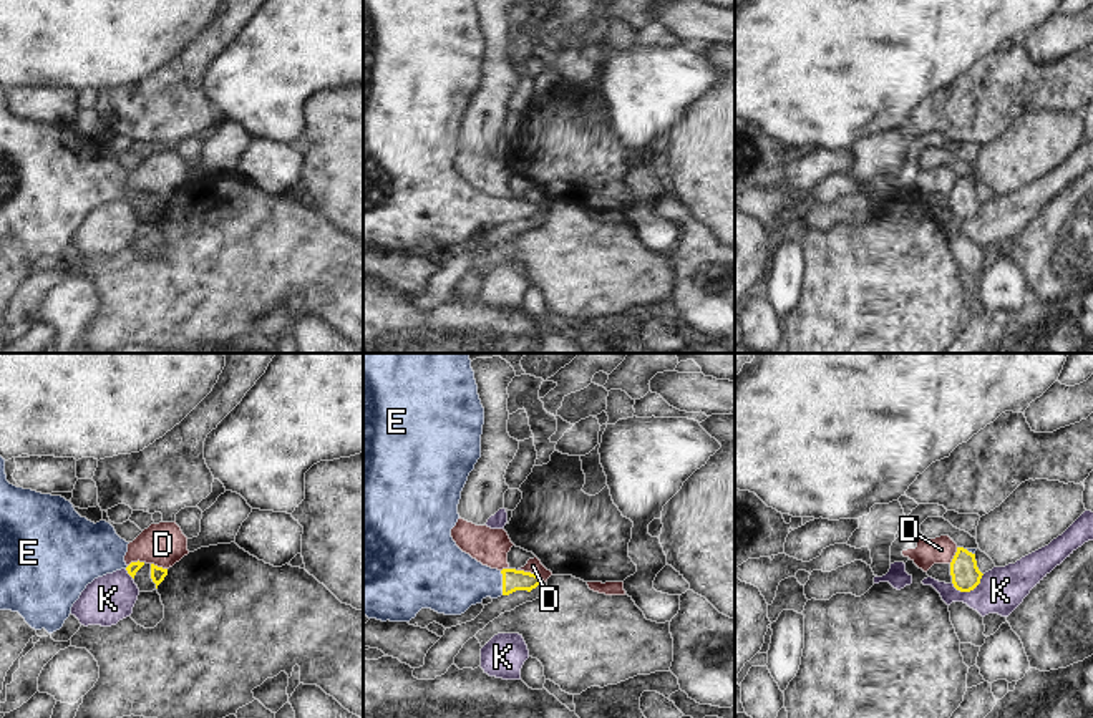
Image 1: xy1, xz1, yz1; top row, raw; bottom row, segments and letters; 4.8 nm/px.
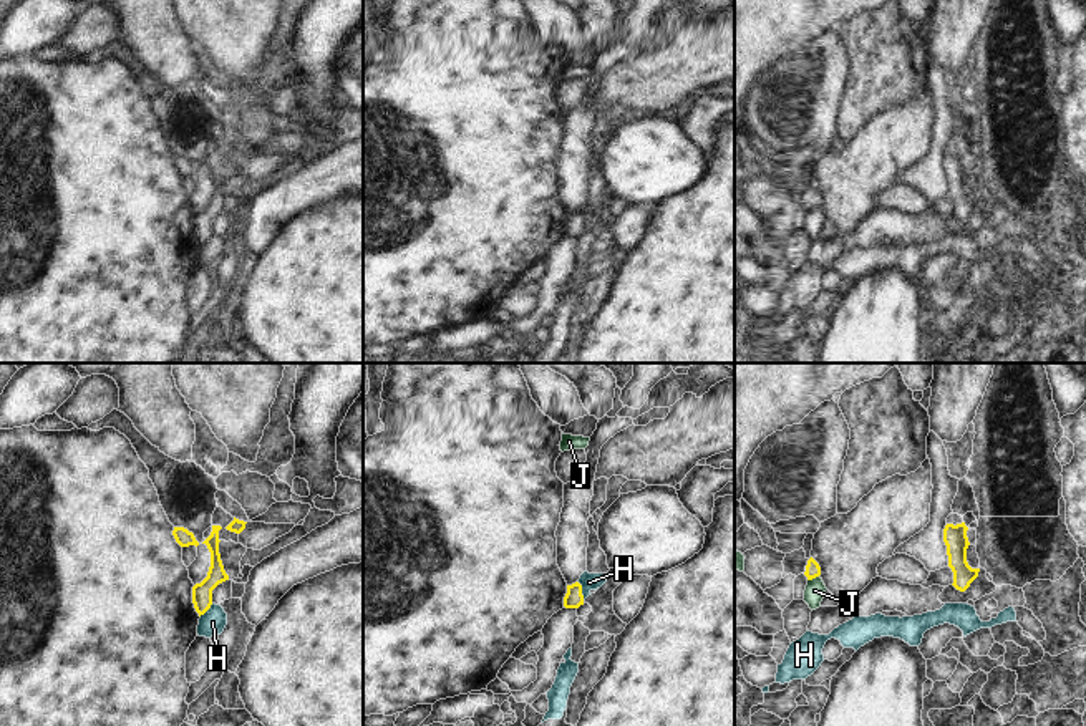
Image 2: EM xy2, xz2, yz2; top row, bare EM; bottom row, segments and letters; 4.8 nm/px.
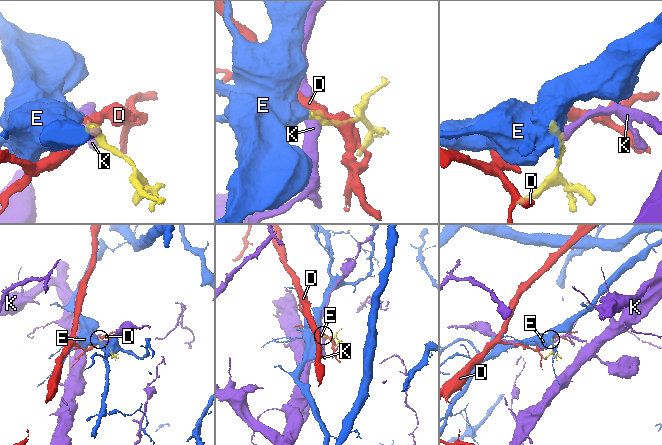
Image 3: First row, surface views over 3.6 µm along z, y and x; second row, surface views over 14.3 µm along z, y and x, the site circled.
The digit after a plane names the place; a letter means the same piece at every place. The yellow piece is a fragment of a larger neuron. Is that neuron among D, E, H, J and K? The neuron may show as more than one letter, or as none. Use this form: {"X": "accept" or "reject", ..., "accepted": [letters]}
{"D": "reject", "E": "accept", "H": "reject", "J": "reject", "K": "reject", "accepted": ["E"]}

